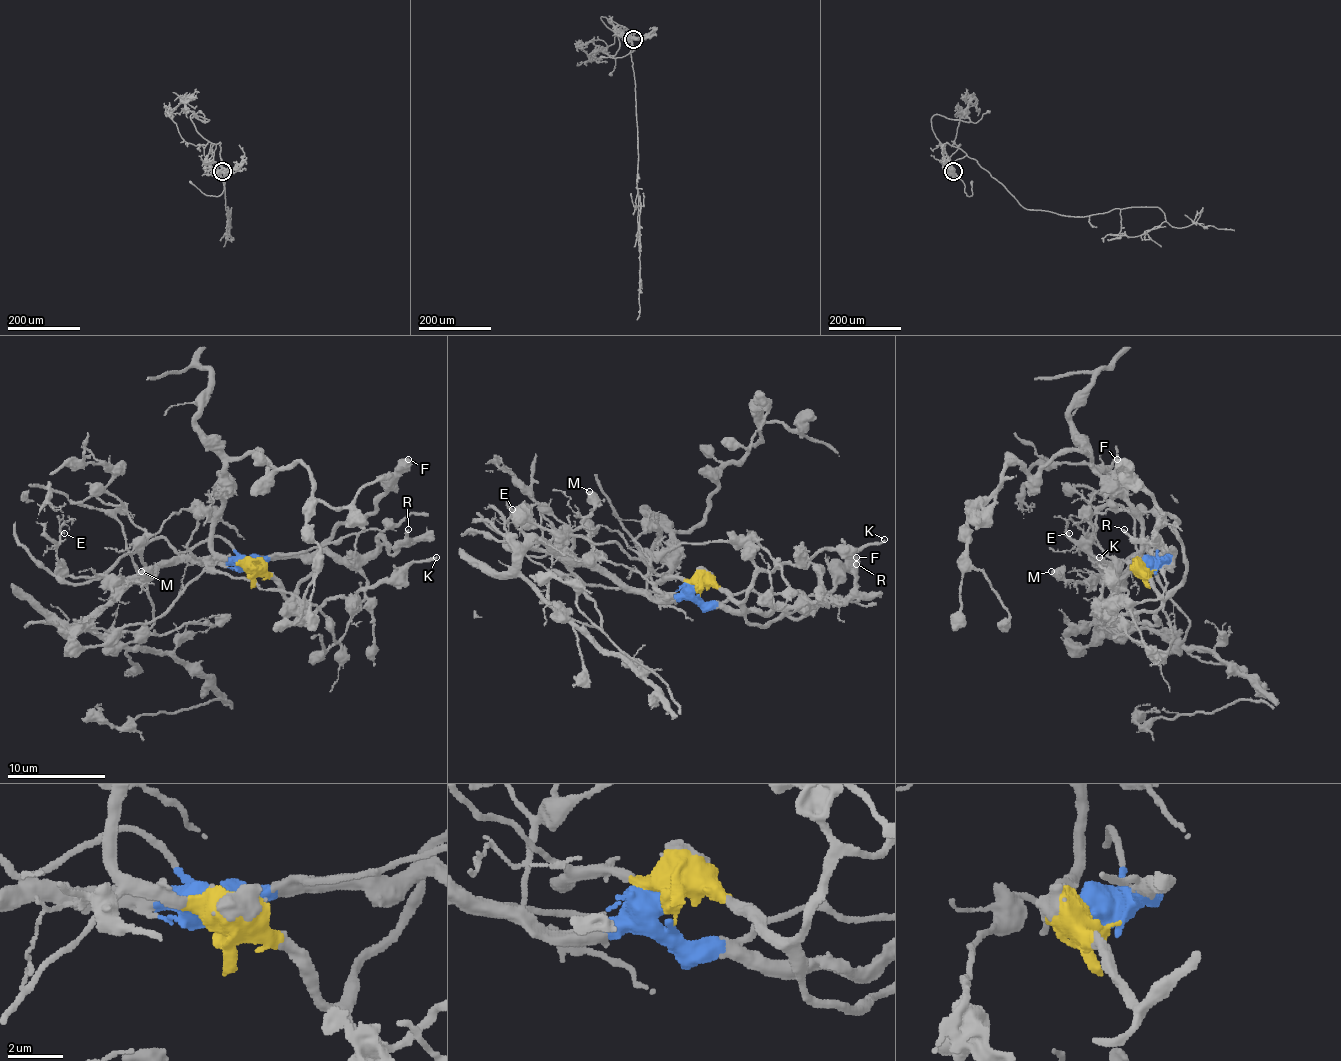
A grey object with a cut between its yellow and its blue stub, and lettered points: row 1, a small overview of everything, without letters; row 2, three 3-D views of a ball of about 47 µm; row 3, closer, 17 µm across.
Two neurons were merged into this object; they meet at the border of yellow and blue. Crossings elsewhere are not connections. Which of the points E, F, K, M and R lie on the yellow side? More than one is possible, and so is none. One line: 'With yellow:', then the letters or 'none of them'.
With yellow: F, K

